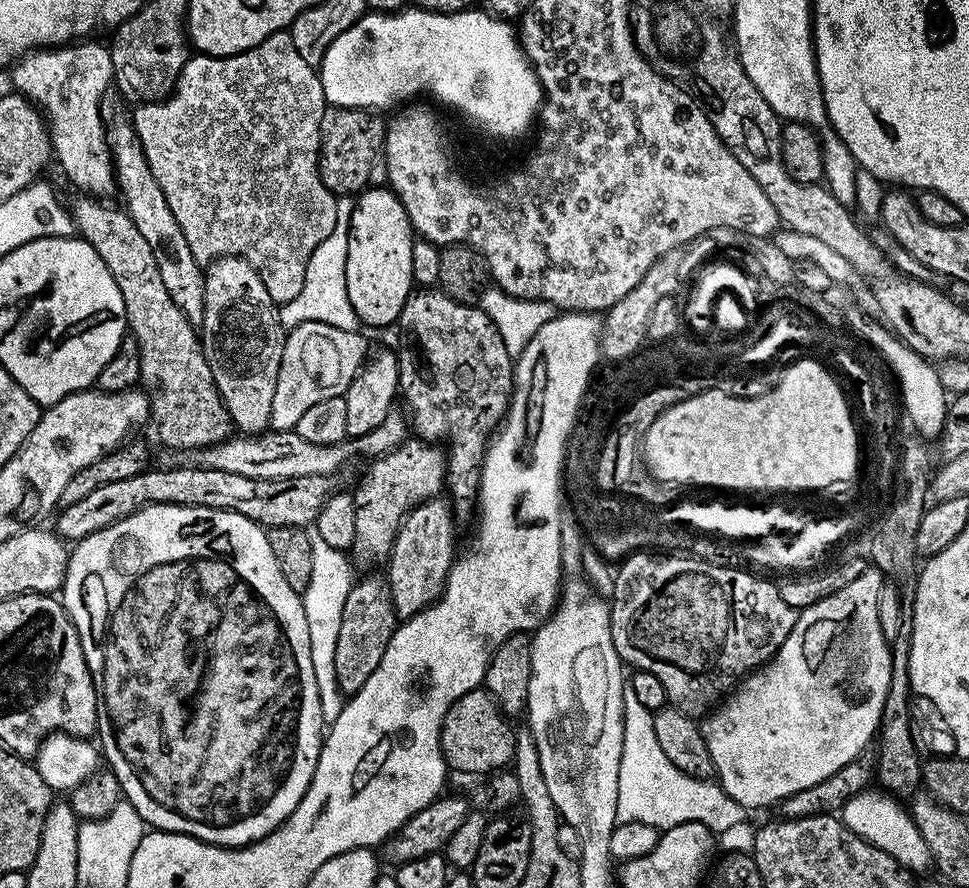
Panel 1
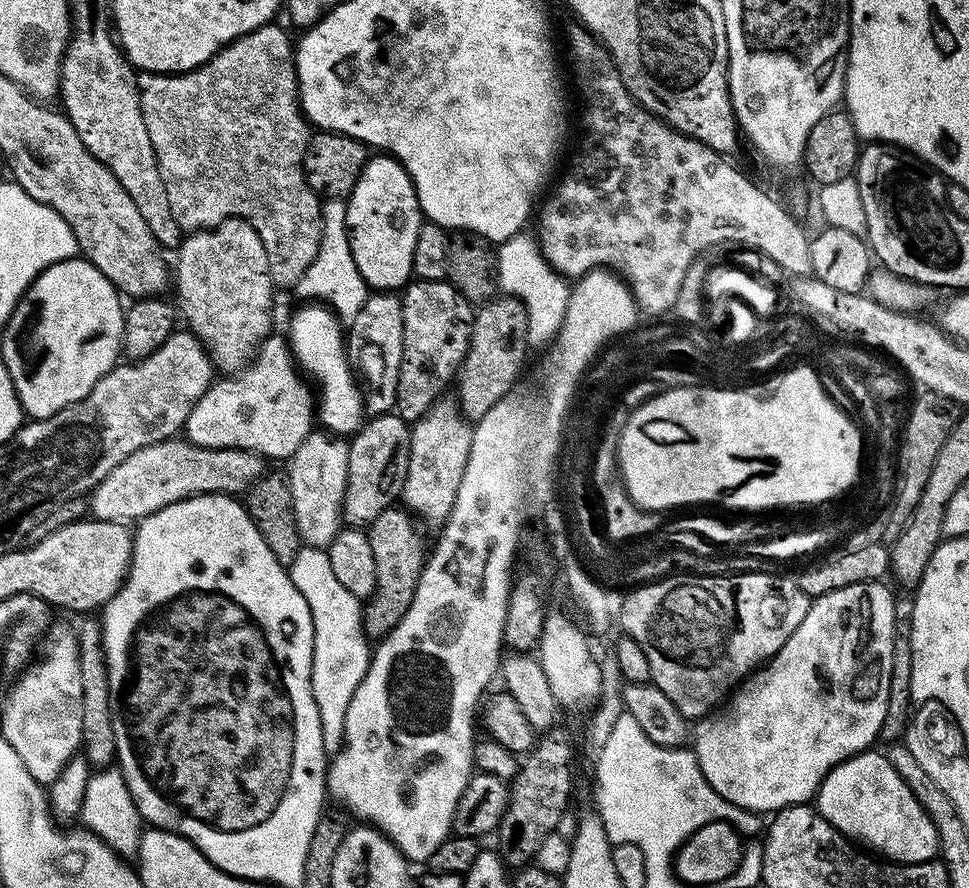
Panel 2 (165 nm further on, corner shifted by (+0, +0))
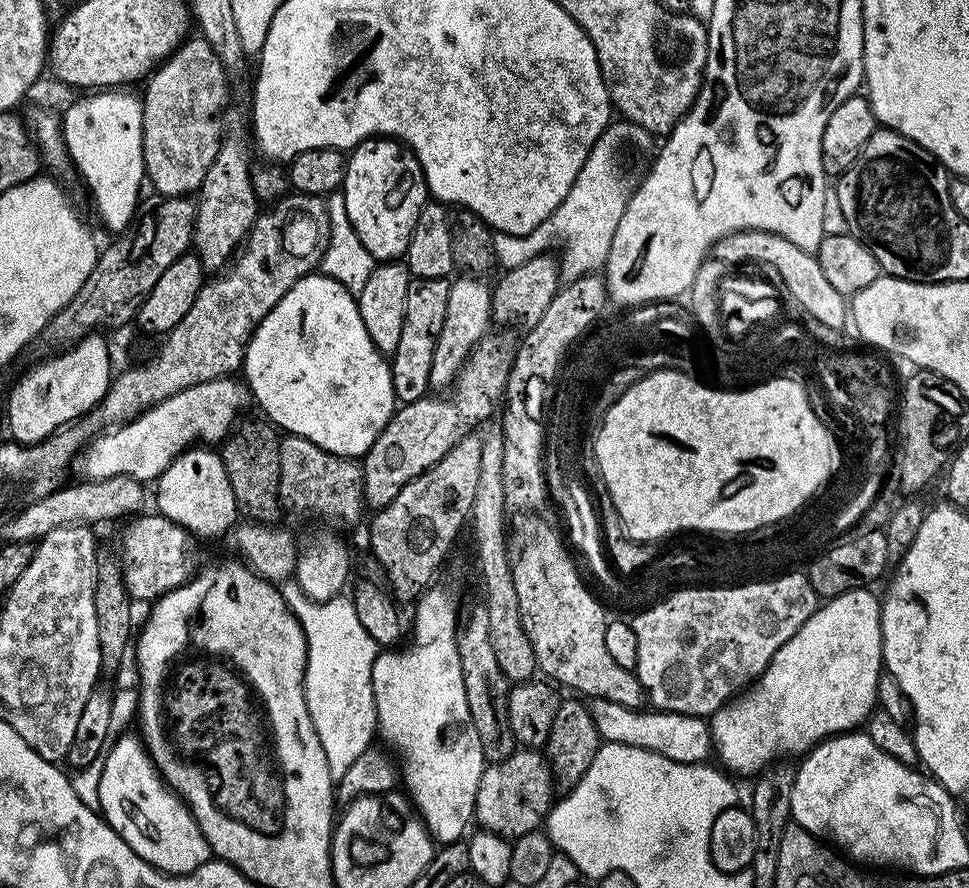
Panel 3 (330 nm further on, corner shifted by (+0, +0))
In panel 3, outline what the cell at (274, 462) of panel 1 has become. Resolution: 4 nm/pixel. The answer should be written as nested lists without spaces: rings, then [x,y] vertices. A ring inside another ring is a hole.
[[[115,476],[114,478],[79,481],[72,486],[63,485],[39,499],[22,511],[16,513],[3,525],[4,538],[9,542],[37,541],[50,530],[59,528],[63,524],[95,524],[104,520],[112,520],[122,514],[133,515],[144,502],[145,485],[129,476]]]

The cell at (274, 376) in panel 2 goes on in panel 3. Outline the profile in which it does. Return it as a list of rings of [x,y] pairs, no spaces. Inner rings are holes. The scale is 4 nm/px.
[[[225,378],[187,387],[186,390],[148,408],[135,419],[94,436],[79,461],[80,476],[85,481],[129,476],[141,482],[155,482],[167,470],[170,462],[195,442],[204,446],[219,445],[241,419],[240,411],[250,404],[247,387],[237,380]]]

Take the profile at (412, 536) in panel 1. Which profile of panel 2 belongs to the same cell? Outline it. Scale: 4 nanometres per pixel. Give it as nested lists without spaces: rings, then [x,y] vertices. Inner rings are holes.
[[[448,399],[437,400],[425,416],[411,425],[410,466],[406,470],[402,493],[403,507],[421,525],[429,524],[435,530],[443,529],[454,510],[458,486],[462,486],[462,474],[466,474],[472,441],[473,425],[461,412],[459,403]]]

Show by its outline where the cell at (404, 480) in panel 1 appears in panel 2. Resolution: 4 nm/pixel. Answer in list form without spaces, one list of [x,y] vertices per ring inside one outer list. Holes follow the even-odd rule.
[[[503,294],[479,305],[472,317],[472,337],[468,352],[460,363],[458,403],[469,421],[481,420],[495,404],[513,391],[524,368],[524,355],[530,352],[526,306]]]

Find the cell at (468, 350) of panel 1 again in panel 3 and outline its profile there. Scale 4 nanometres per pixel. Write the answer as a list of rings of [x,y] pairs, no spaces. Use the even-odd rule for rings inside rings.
[[[413,279],[406,294],[406,318],[402,318],[402,334],[398,346],[390,354],[392,385],[400,404],[420,400],[429,391],[430,361],[434,359],[434,346],[438,342],[438,330],[442,330],[442,318],[446,318],[446,298],[449,281]]]

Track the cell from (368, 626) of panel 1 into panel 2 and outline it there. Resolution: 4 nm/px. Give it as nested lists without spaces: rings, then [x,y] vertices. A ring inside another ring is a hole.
[[[393,506],[378,514],[366,530],[377,572],[375,590],[362,608],[364,618],[361,628],[369,639],[380,640],[387,636],[413,602],[426,566],[426,548],[424,552],[424,542],[417,529],[417,523],[405,509]]]

